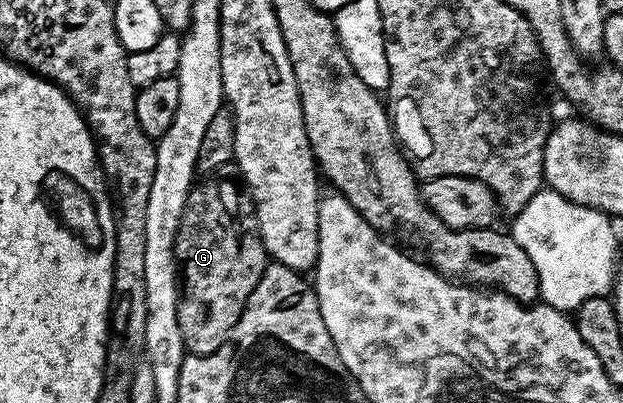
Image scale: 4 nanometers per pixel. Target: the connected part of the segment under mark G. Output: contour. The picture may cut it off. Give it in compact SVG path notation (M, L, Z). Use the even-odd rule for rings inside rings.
M234 165L220 167L218 171L200 178L198 182L192 186L191 191L187 195L187 204L185 205L183 216L177 229L175 264L179 267L179 278L181 280L181 298L177 305L177 325L181 325L183 346L192 355L208 355L217 349L221 349L221 345L226 341L228 333L233 329L233 325L237 325L237 321L241 317L241 313L247 304L247 299L253 293L253 289L257 289L257 281L261 281L265 269L269 266L269 256L263 244L263 239L258 233L257 224L255 222L255 204L251 202L250 194L245 190L245 184L239 174L238 167Z

